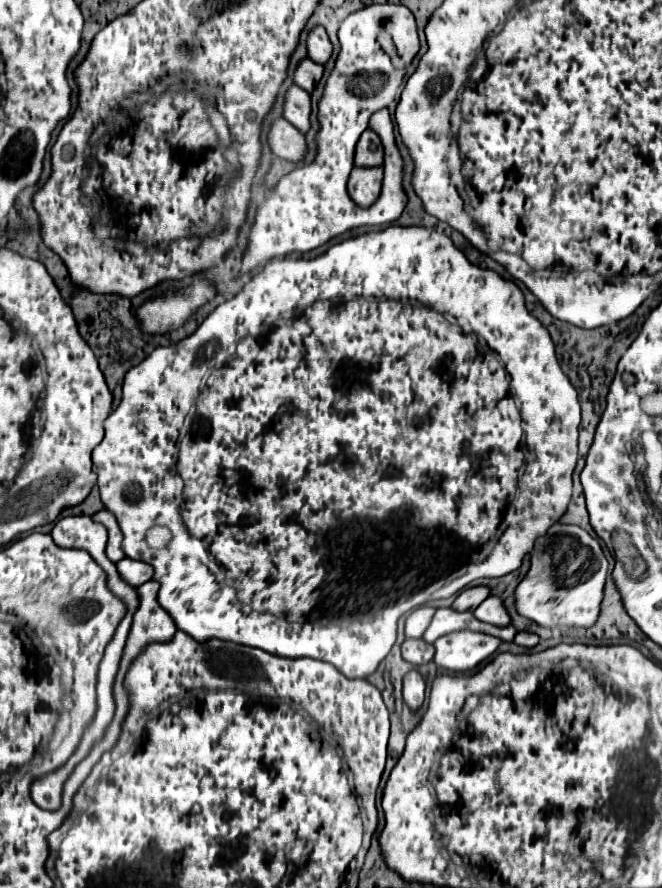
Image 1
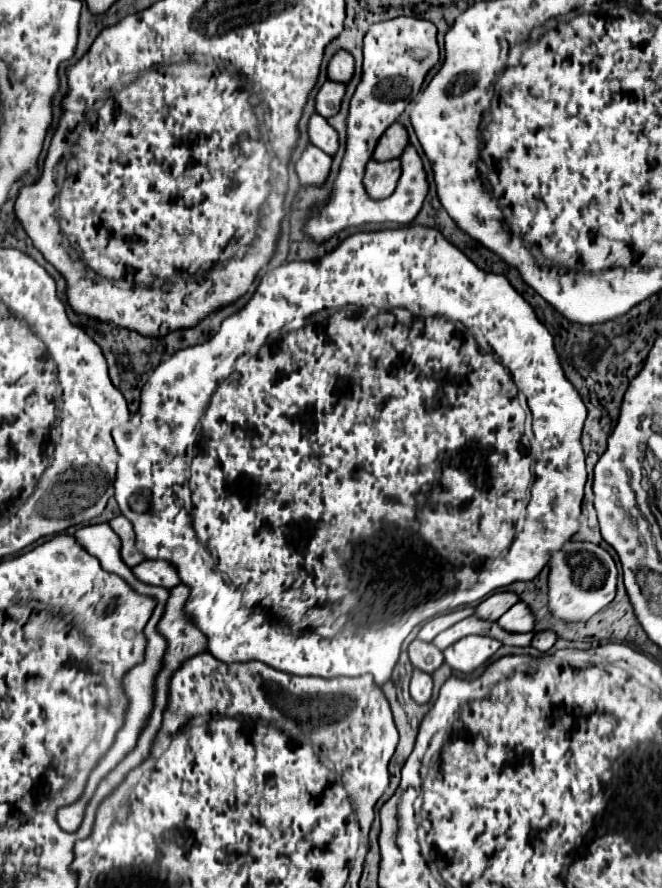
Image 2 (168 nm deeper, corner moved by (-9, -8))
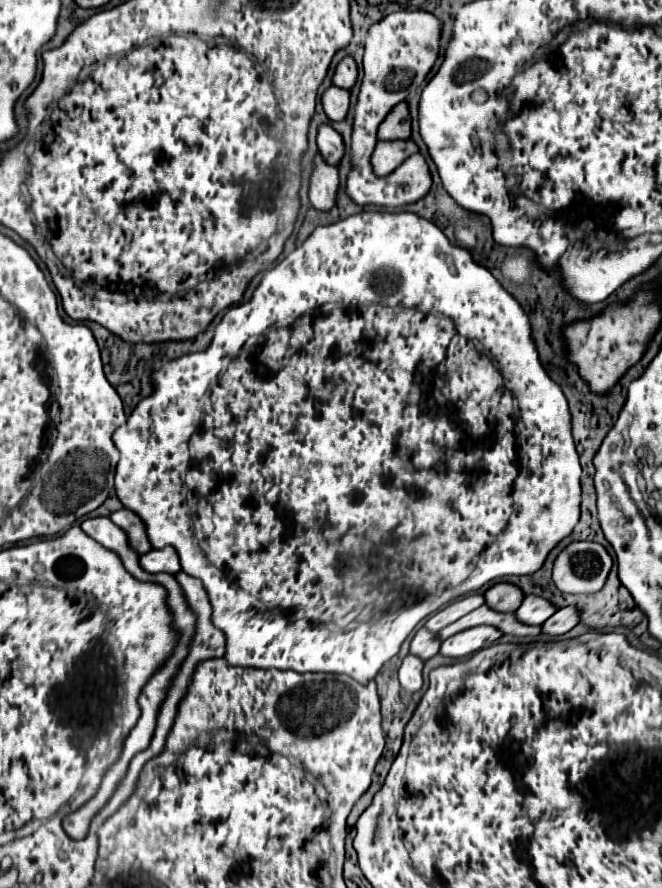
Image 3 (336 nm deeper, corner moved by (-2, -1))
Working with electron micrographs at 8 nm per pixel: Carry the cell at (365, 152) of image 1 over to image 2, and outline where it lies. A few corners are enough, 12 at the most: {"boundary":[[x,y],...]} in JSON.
{"boundary":[[395,121],[379,139],[375,161],[401,157],[409,145],[405,127]]}

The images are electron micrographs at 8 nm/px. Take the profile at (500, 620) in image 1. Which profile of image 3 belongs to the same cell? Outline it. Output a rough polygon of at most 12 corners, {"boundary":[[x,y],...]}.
{"boundary":[[526,596],[514,616],[540,626],[556,606],[540,596]]}

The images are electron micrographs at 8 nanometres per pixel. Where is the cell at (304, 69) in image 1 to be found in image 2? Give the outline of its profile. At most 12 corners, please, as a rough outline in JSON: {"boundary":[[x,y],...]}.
{"boundary":[[327,81],[317,93],[317,113],[325,119],[341,109],[345,85]]}

